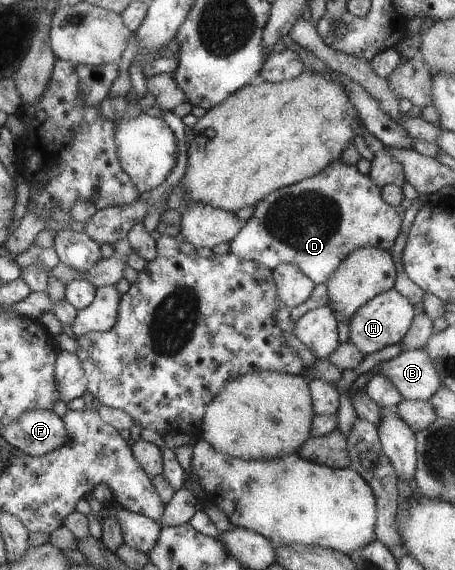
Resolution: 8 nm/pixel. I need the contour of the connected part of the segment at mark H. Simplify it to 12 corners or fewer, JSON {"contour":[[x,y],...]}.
{"contour":[[394,288],[348,321],[348,342],[366,357],[400,343],[415,316]]}

